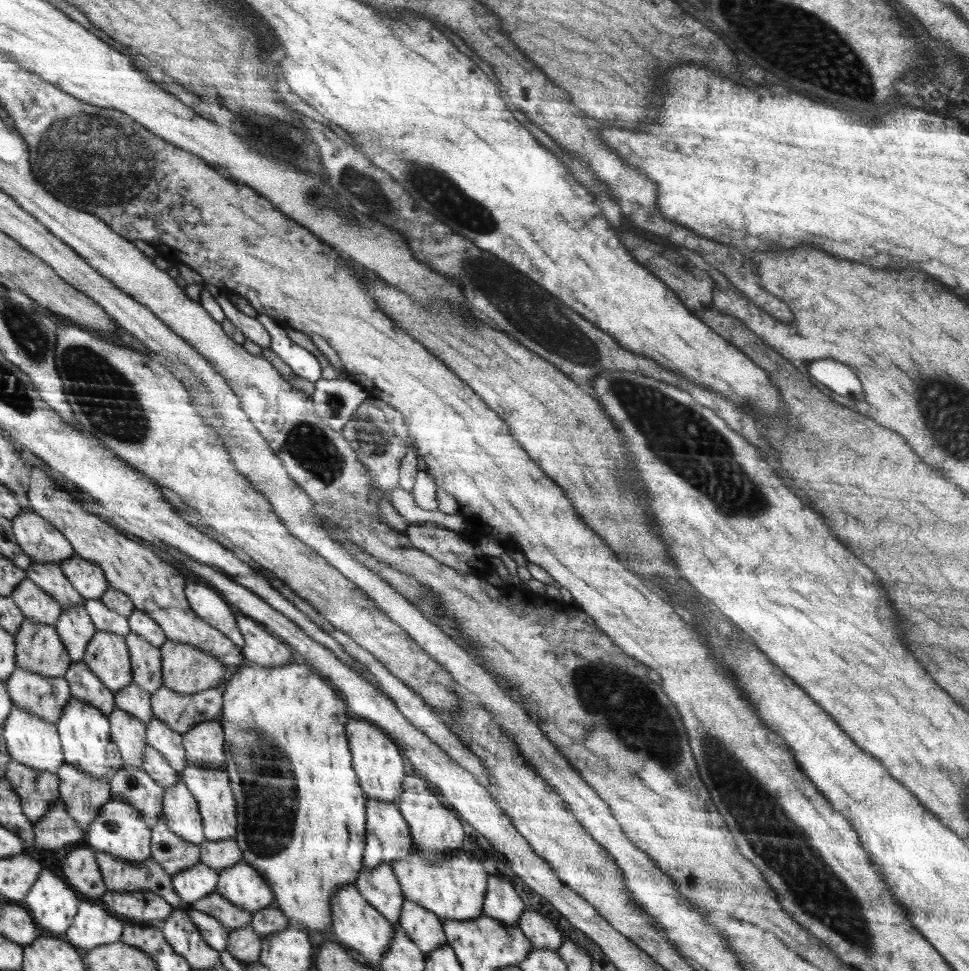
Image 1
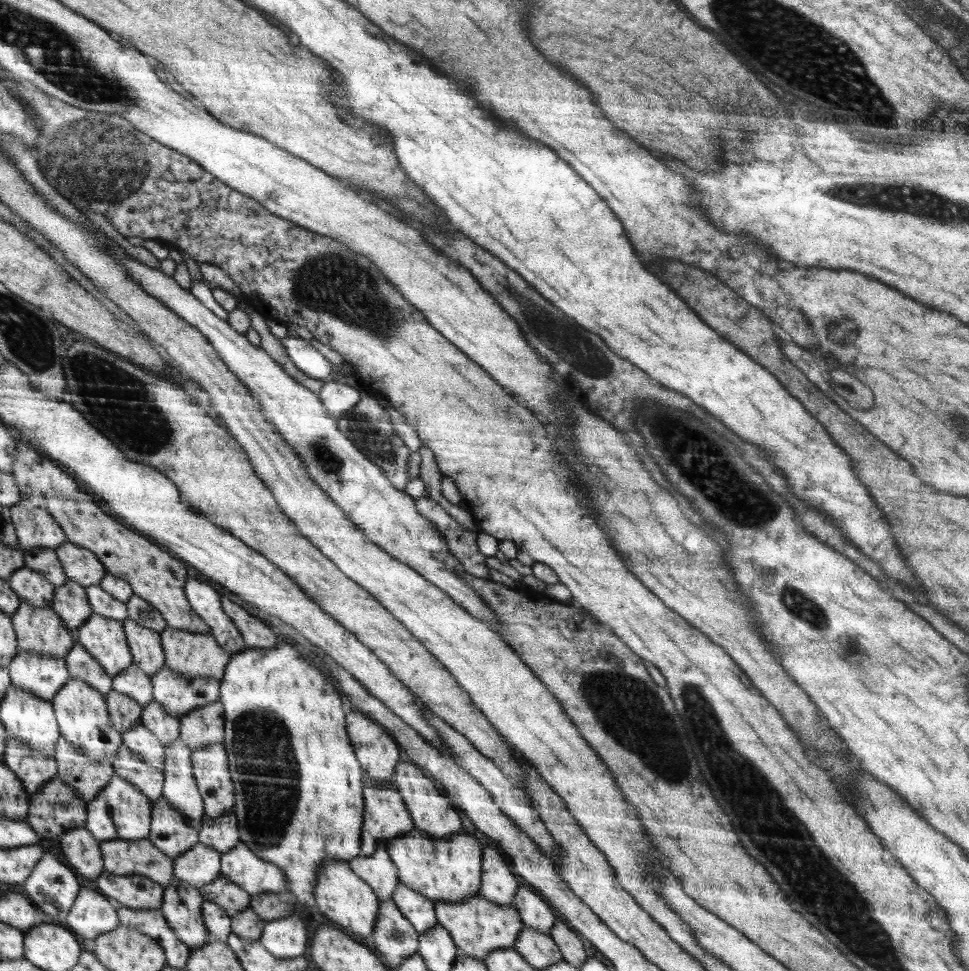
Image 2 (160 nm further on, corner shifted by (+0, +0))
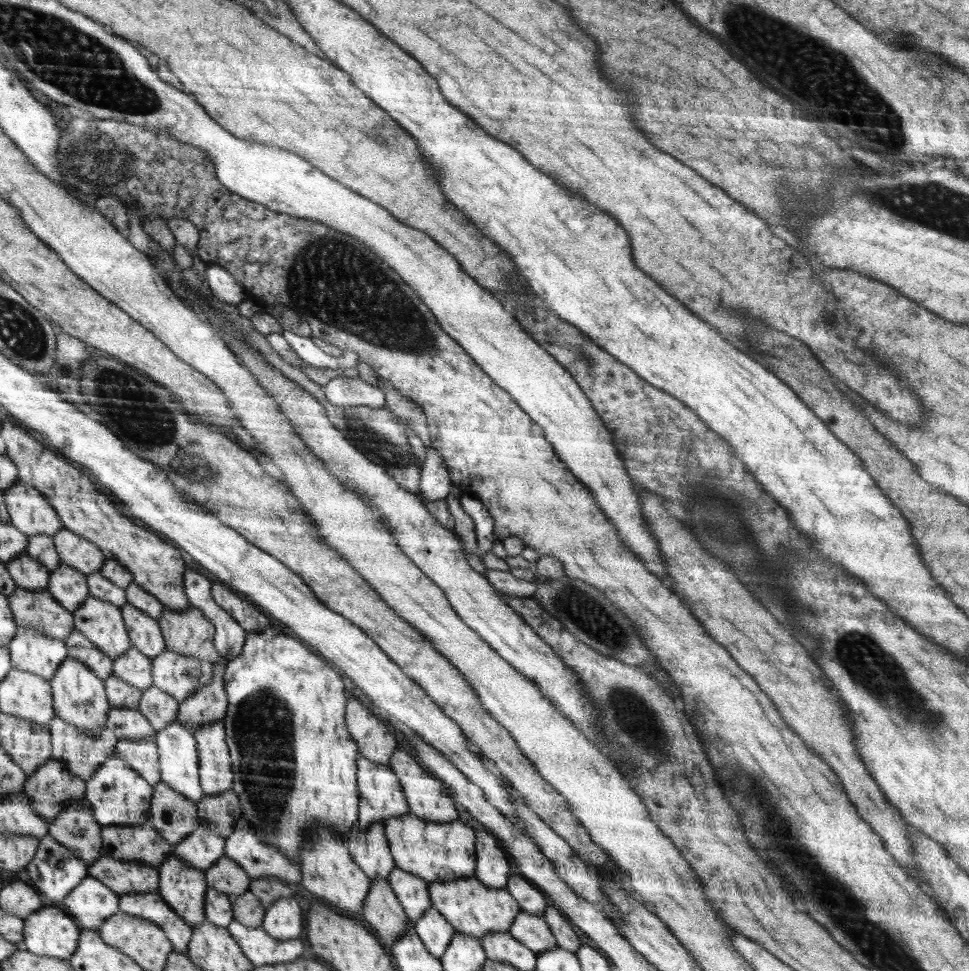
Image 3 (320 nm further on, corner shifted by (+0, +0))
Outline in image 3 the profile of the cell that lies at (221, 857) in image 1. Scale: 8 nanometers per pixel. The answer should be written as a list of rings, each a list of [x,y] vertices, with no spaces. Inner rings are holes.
[[[230,790],[220,795],[207,796],[198,804],[200,820],[207,824],[211,831],[216,831],[226,838],[233,833],[235,824],[242,818],[238,795]]]

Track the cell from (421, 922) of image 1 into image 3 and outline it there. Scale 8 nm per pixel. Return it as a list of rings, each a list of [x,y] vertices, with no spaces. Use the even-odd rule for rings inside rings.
[[[394,867],[387,880],[410,920],[416,922],[432,906],[430,885],[423,878]]]

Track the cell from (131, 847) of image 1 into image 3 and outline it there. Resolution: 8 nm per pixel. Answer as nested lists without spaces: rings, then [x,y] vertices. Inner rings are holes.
[[[116,751],[98,771],[86,781],[86,804],[91,806],[95,819],[102,827],[136,826],[148,820],[154,787],[150,786]]]

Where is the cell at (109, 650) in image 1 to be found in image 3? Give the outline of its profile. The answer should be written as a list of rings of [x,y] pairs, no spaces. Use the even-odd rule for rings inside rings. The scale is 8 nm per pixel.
[[[90,596],[73,616],[74,628],[80,629],[112,661],[131,650],[130,633],[119,606]]]

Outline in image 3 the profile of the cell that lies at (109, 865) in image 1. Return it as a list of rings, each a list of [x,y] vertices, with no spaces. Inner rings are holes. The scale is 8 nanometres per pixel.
[[[149,814],[146,822],[137,824],[136,826],[102,827],[102,837],[102,852],[104,855],[110,855],[123,861],[140,861],[158,870],[168,860],[168,856],[171,856],[172,852],[174,852],[174,846],[168,844],[168,841],[165,841],[159,835],[159,832],[156,832],[154,825],[149,822]]]

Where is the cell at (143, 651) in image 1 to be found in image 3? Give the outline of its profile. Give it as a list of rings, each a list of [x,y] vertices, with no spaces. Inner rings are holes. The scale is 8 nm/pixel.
[[[128,603],[123,604],[122,613],[132,646],[148,660],[162,655],[166,650],[166,638],[159,621]]]

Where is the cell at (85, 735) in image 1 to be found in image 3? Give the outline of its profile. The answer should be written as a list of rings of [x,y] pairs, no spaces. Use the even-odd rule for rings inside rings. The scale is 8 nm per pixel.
[[[68,657],[68,664],[56,672],[56,680],[51,681],[54,691],[54,705],[56,714],[76,728],[91,735],[99,735],[106,727],[110,712],[110,701],[107,699],[106,681],[98,678],[90,668],[86,668],[82,662]]]

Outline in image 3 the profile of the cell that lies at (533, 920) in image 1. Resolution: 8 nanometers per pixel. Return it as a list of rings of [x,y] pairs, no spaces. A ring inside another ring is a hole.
[[[510,873],[505,889],[519,901],[522,910],[528,914],[542,917],[545,908],[550,904],[546,894],[525,876]]]

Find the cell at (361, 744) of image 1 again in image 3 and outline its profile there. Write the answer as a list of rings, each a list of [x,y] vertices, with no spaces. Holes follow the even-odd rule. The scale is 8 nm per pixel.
[[[356,697],[351,698],[346,706],[346,724],[350,736],[357,742],[360,754],[376,764],[388,766],[398,742]]]

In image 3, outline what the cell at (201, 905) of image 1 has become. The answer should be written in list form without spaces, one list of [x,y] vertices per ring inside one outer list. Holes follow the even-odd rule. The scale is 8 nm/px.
[[[226,855],[221,856],[205,873],[207,886],[223,892],[231,900],[249,890],[251,878],[248,873]]]

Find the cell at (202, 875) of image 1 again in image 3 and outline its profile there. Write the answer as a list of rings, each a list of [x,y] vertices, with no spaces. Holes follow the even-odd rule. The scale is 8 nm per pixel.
[[[204,821],[186,839],[174,846],[174,855],[190,866],[205,873],[221,856],[225,855],[225,838],[211,831]]]

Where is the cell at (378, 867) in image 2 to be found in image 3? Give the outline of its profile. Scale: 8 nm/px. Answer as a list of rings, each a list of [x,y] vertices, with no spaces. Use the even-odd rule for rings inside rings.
[[[356,822],[346,838],[346,843],[355,863],[372,881],[387,880],[392,869],[396,867],[385,835],[385,825],[382,823],[370,824],[362,832],[359,823]]]

